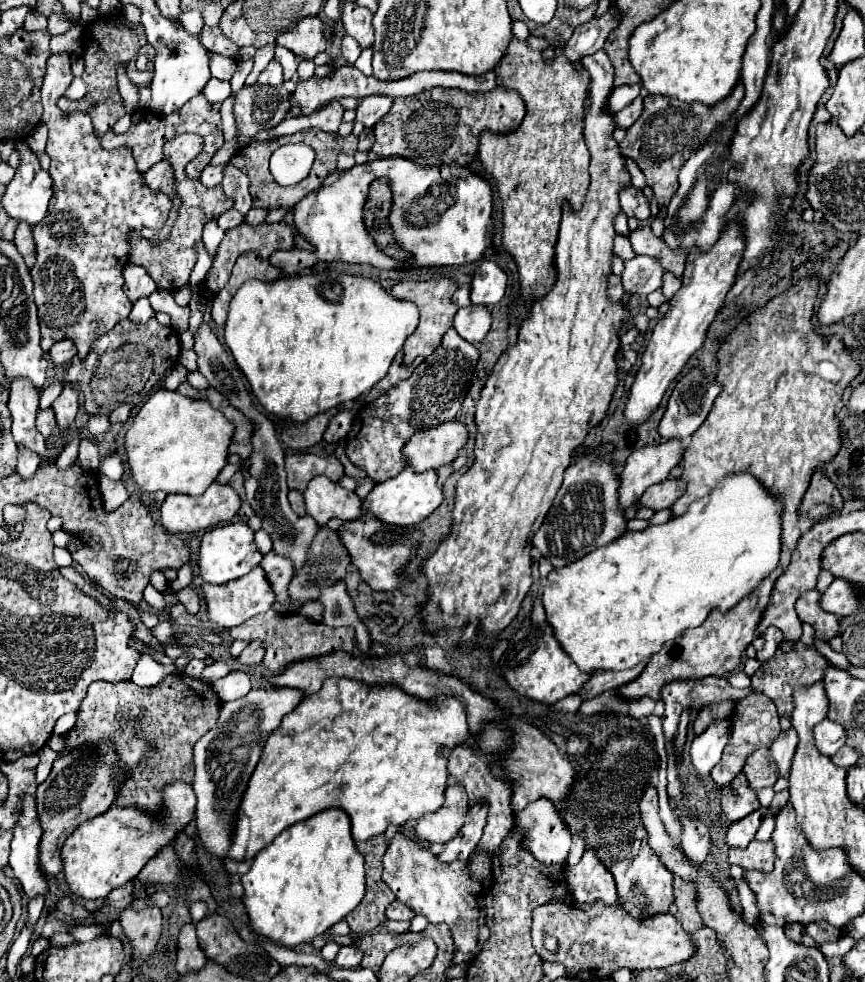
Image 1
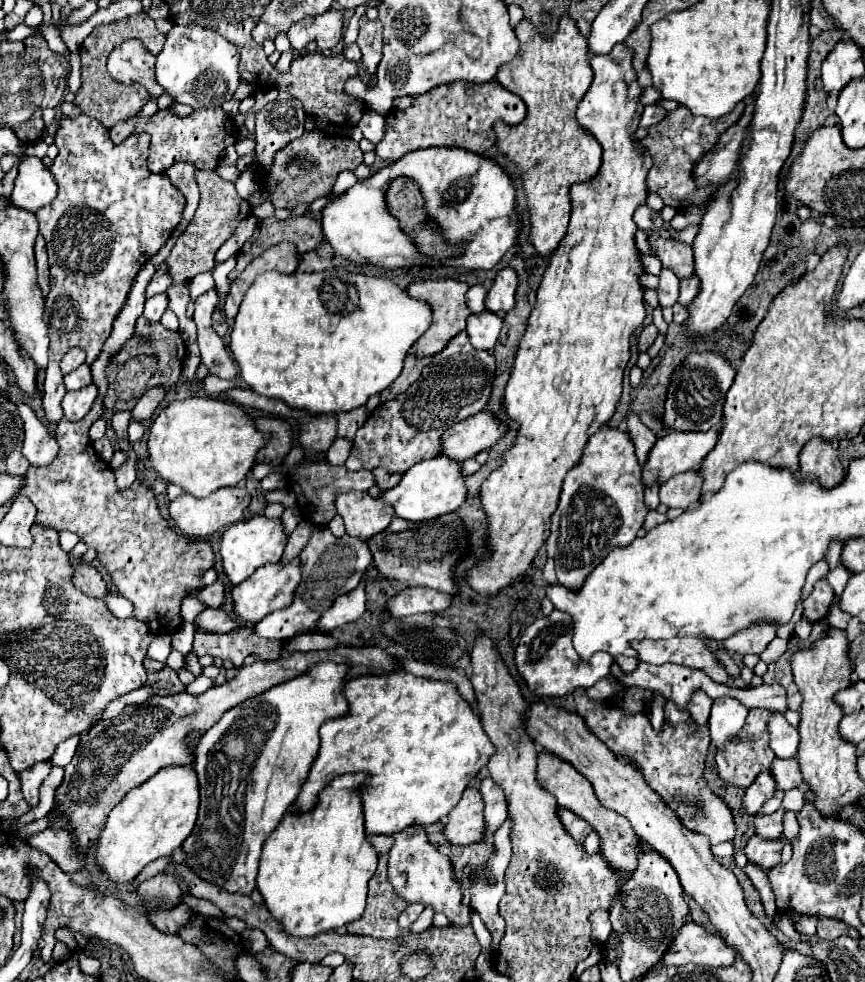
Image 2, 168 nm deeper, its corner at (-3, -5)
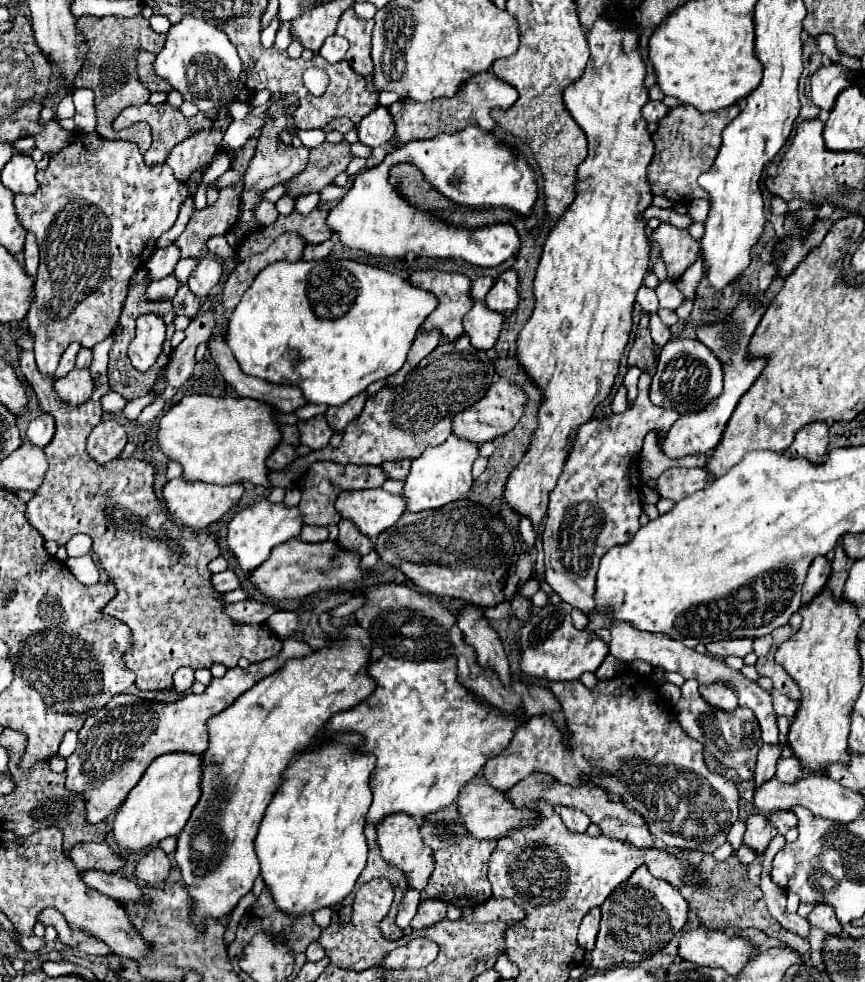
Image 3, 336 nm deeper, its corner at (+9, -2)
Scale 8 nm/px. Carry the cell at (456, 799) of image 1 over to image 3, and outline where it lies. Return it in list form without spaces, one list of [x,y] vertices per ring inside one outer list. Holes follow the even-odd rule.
[[[466,783],[460,789],[460,795],[456,797],[456,807],[458,813],[464,821],[464,827],[468,831],[468,835],[472,835],[474,839],[498,839],[502,835],[506,835],[510,829],[516,829],[520,825],[532,825],[534,823],[534,813],[530,809],[512,809],[510,801],[504,797],[502,791],[496,791],[494,787],[490,787],[488,783]]]

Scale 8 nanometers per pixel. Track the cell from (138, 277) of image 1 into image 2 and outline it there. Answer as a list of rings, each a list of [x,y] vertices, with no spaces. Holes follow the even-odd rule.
[[[162,262],[162,264],[158,266],[158,272],[154,274],[152,282],[150,282],[150,284],[148,284],[148,288],[146,288],[146,296],[150,298],[150,296],[154,296],[154,294],[160,294],[160,292],[166,292],[170,284],[172,284],[172,278],[170,278],[170,274],[168,274],[168,268],[166,268],[166,262]]]

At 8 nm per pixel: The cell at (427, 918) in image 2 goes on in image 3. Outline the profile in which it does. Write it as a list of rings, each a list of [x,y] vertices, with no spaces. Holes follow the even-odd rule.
[[[426,899],[418,905],[418,911],[410,923],[412,929],[424,929],[428,925],[432,925],[434,921],[442,921],[446,917],[446,903],[438,901],[438,899]]]

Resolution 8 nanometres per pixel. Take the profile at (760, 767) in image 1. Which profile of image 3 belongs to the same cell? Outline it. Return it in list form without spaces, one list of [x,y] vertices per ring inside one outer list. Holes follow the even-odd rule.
[[[796,757],[790,759],[778,759],[776,765],[776,779],[782,783],[794,783],[796,779],[800,779],[802,775],[802,767],[800,763],[796,763]]]

